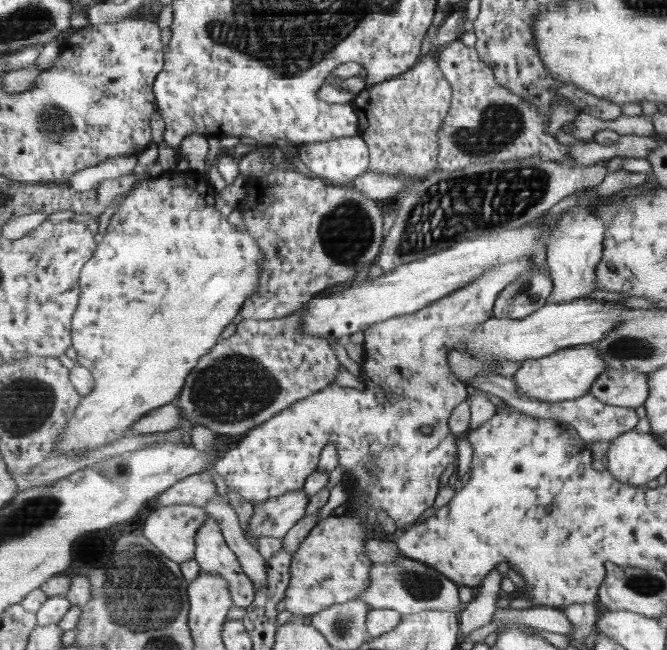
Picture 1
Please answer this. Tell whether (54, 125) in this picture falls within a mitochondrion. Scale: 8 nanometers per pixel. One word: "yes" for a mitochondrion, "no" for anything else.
yes

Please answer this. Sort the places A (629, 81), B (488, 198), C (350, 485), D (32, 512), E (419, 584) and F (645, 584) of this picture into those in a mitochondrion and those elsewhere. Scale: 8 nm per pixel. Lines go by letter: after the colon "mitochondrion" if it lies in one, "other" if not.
A: other
B: mitochondrion
C: other
D: mitochondrion
E: mitochondrion
F: mitochondrion

